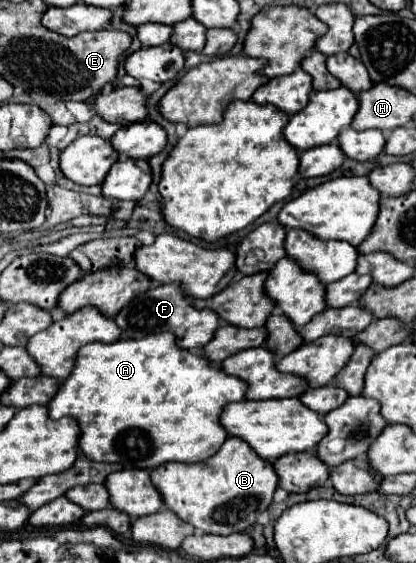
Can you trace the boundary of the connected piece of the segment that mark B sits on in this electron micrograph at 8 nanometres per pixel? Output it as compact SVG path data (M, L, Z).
M228 437L220 451L212 455L206 461L200 463L164 463L156 469L152 469L152 481L156 489L162 493L164 503L182 519L192 523L196 529L202 529L204 533L214 533L214 535L230 535L230 533L240 533L248 529L250 525L256 523L256 517L266 511L272 503L272 495L278 487L278 475L274 471L274 465L270 461L258 459L256 451L248 447L242 439Z

